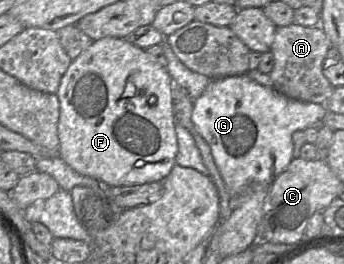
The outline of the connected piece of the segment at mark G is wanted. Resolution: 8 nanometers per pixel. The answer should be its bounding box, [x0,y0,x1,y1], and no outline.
[192,74,328,194]

